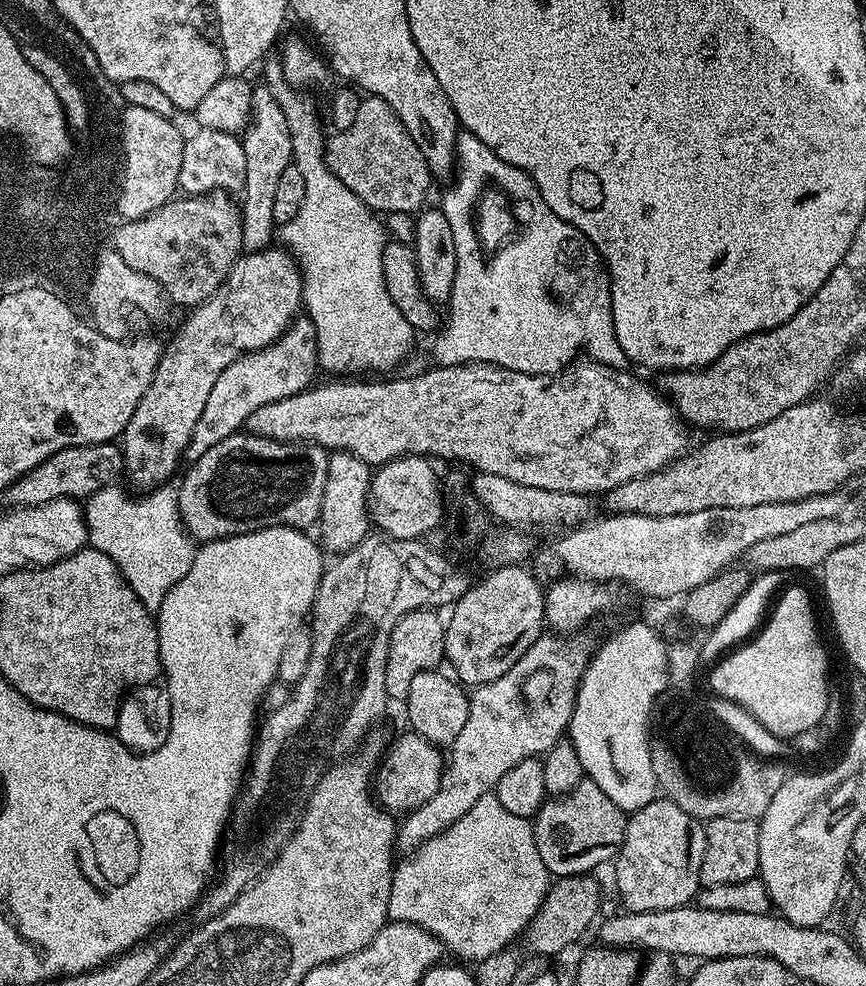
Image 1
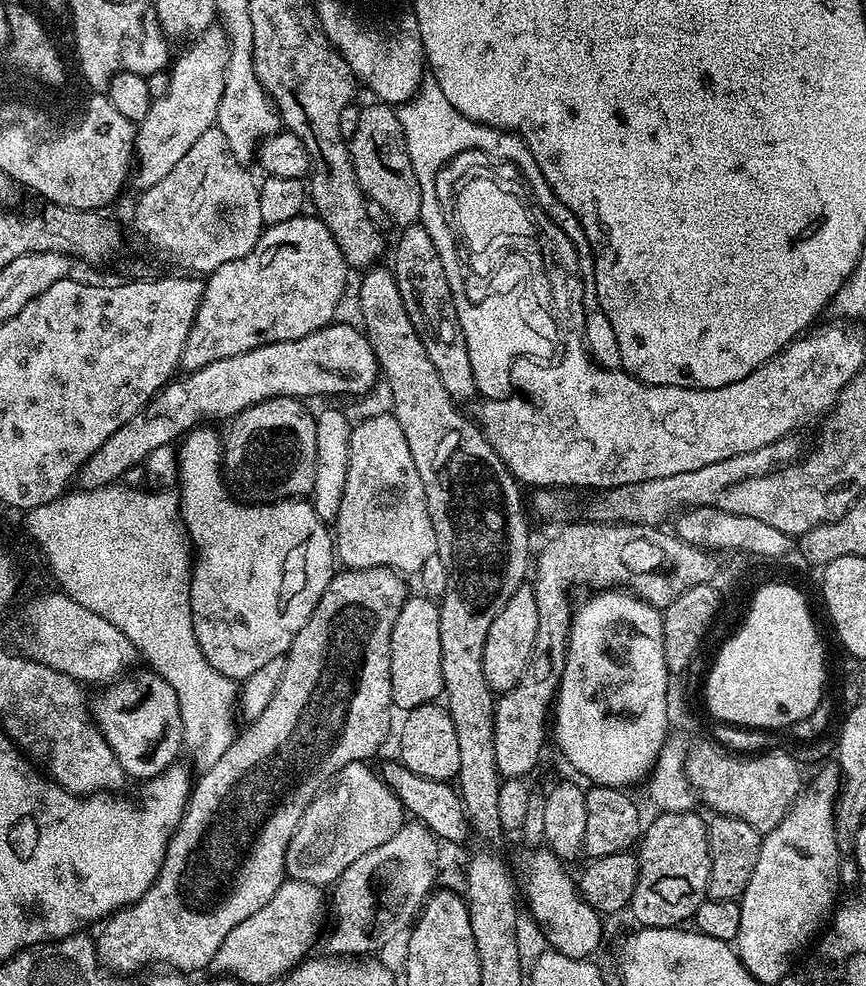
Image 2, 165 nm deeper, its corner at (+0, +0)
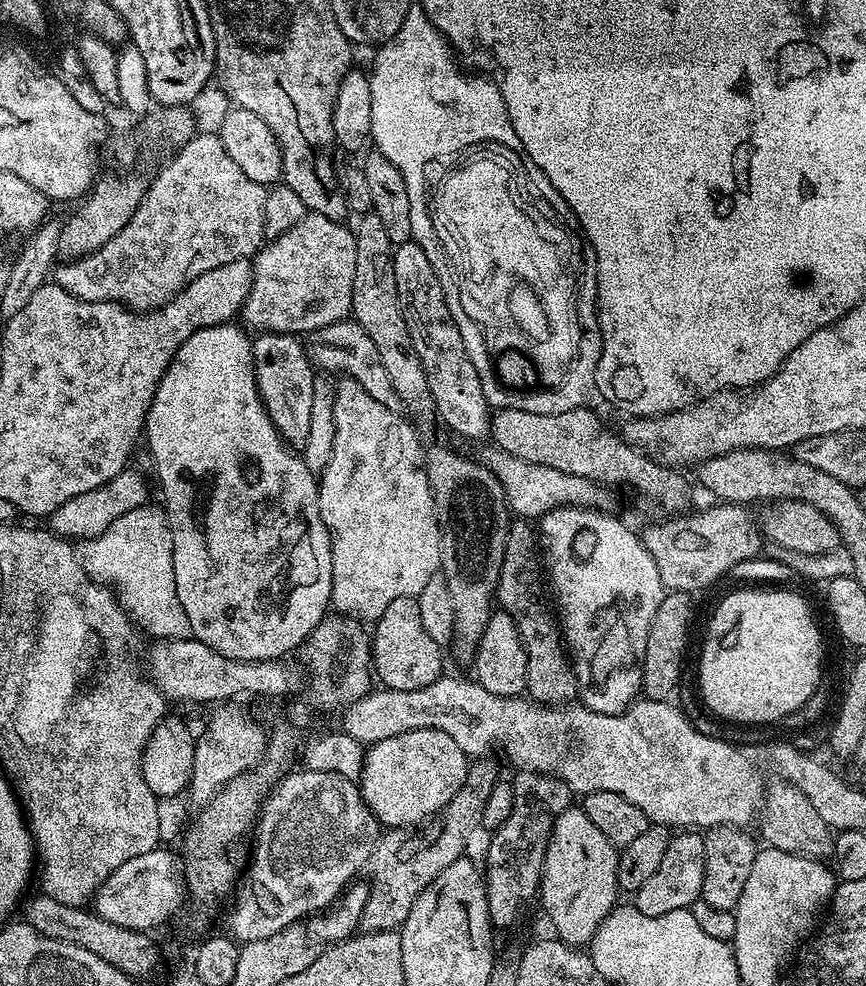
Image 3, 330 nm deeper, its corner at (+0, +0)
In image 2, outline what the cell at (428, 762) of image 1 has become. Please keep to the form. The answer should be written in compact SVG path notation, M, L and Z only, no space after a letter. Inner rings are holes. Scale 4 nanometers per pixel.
M364 762L346 766L335 777L332 792L321 791L306 806L284 859L284 871L291 879L317 886L335 885L350 862L370 854L374 846L382 846L382 842L390 842L398 834L406 822L402 802L384 777L368 767Z

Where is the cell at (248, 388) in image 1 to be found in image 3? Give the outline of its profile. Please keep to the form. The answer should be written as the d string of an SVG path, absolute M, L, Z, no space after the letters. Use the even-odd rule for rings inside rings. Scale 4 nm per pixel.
M129 466L123 472L114 474L110 482L94 490L86 490L86 494L78 494L78 498L70 498L70 502L62 502L62 506L58 506L58 510L47 517L47 527L69 542L93 540L102 534L102 530L106 530L106 526L122 518L122 514L130 514L130 510L145 507L149 503L148 484L144 481L143 474L135 472L134 468Z

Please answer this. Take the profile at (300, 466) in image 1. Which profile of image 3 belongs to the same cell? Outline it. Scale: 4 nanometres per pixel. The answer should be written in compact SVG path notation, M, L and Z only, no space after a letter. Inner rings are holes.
M262 332L252 340L252 357L256 388L260 391L268 417L285 442L303 445L306 434L310 434L310 405L314 402L314 382L317 377L308 361L304 340L290 332Z

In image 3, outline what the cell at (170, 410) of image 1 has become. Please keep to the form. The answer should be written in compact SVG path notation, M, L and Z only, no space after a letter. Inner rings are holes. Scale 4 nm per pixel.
M308 212L286 234L277 240L268 240L252 260L252 285L242 307L245 329L253 333L290 332L307 334L349 319L354 290L355 231L347 223L331 220L317 212Z

